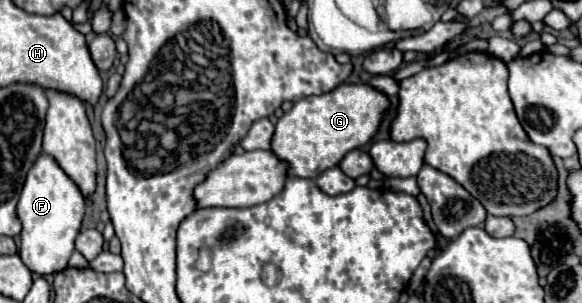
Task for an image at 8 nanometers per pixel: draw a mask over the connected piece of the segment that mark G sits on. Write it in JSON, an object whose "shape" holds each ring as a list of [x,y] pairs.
{"shape":[[[341,83],[329,93],[305,97],[279,119],[271,151],[289,163],[289,175],[317,179],[325,169],[339,165],[351,149],[375,137],[389,105],[389,97],[367,83]]]}

